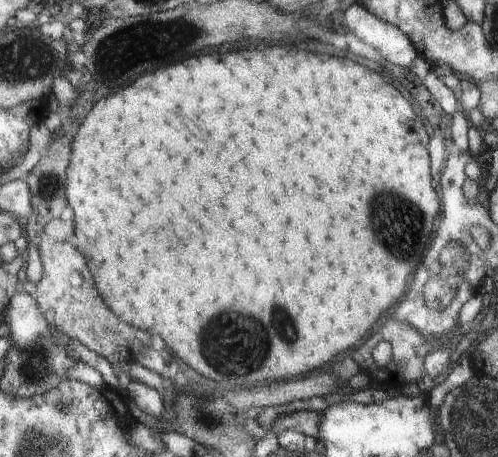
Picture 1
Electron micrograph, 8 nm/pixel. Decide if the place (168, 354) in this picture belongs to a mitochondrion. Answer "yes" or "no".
no

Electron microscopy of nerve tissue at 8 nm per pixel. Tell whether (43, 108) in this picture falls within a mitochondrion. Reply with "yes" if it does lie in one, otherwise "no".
no

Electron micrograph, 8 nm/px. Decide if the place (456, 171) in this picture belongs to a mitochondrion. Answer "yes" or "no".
no

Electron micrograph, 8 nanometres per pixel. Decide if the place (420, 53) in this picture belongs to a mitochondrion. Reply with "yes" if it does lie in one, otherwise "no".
no

